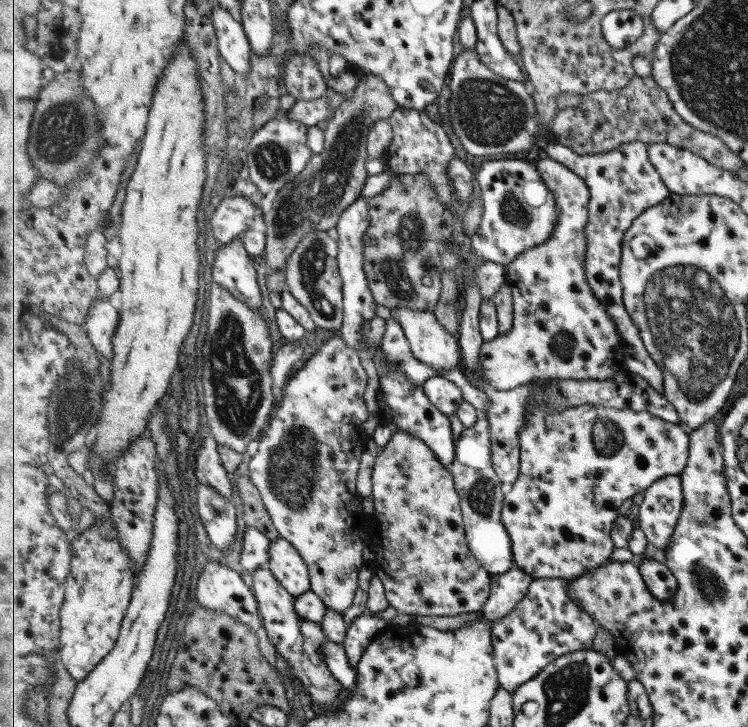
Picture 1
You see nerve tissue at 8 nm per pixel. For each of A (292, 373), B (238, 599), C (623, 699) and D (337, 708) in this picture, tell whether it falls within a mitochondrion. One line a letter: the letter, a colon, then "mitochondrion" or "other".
A: other
B: other
C: other
D: other

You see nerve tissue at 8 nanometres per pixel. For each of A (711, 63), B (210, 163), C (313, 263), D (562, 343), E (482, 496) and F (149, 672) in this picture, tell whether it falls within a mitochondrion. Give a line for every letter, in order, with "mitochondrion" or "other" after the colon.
A: mitochondrion
B: other
C: mitochondrion
D: mitochondrion
E: mitochondrion
F: other

